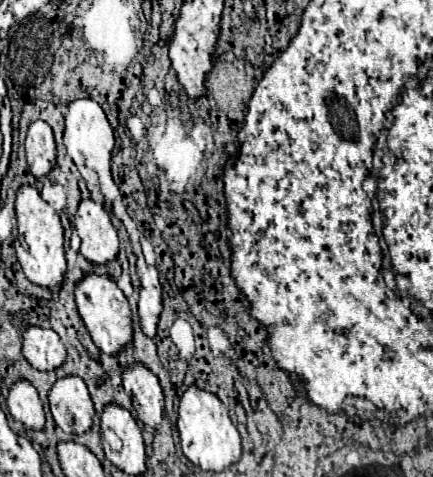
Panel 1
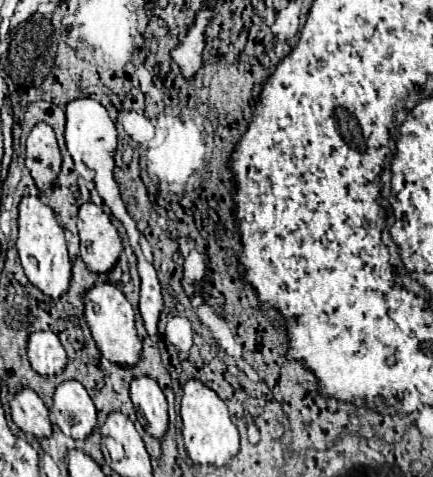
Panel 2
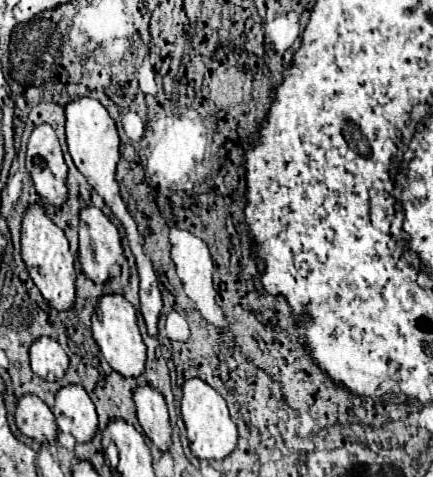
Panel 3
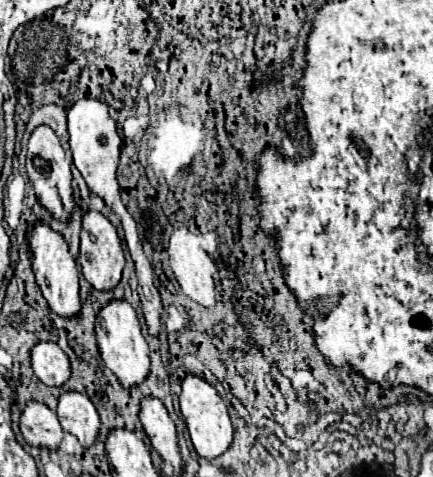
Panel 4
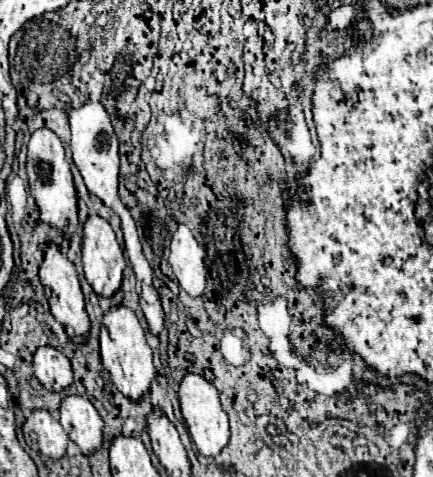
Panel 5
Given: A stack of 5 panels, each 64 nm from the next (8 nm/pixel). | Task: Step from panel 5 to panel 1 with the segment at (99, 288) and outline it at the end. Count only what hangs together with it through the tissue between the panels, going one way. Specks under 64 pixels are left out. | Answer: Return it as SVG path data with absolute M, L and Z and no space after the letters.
M84 198L74 216L74 228L82 240L80 254L94 264L104 264L118 254L116 228L102 204Z

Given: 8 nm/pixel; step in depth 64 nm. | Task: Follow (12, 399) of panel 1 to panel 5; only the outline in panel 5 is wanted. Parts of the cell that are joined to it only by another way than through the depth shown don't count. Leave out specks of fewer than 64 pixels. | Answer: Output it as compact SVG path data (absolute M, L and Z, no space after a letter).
M36 408L30 412L30 416L26 418L24 426L22 426L26 444L30 446L30 436L34 438L34 448L50 458L60 458L66 452L66 444L68 444L68 434L64 432L62 424L48 412L42 408Z

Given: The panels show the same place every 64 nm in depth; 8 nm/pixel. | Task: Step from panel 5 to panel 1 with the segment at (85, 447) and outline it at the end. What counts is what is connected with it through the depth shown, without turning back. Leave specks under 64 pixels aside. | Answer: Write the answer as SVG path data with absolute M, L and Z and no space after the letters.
M64 376L56 380L48 392L48 402L54 422L64 432L80 434L92 426L94 404L82 378Z

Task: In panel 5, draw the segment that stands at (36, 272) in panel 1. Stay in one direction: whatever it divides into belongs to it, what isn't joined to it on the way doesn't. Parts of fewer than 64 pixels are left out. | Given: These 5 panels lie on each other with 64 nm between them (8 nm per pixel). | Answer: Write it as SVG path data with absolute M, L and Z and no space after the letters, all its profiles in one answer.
M46 242L46 244L42 244L40 250L42 250L42 264L40 264L38 276L40 276L40 282L44 286L44 294L48 298L50 310L52 310L54 318L66 326L68 336L72 336L72 340L76 344L80 344L80 342L84 342L84 336L88 334L90 320L88 320L88 314L84 310L84 296L82 296L82 290L80 290L76 268L66 258L66 254L60 252L60 248L56 244Z

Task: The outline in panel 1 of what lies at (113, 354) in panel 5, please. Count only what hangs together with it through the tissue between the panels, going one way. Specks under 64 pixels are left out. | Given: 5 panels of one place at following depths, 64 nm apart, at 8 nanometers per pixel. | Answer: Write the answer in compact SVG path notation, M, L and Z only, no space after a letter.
M88 272L82 276L82 280L76 282L74 298L78 306L78 314L88 328L94 344L106 352L116 354L122 346L126 346L132 340L132 320L130 320L130 306L122 290L116 286L116 282L110 276Z

